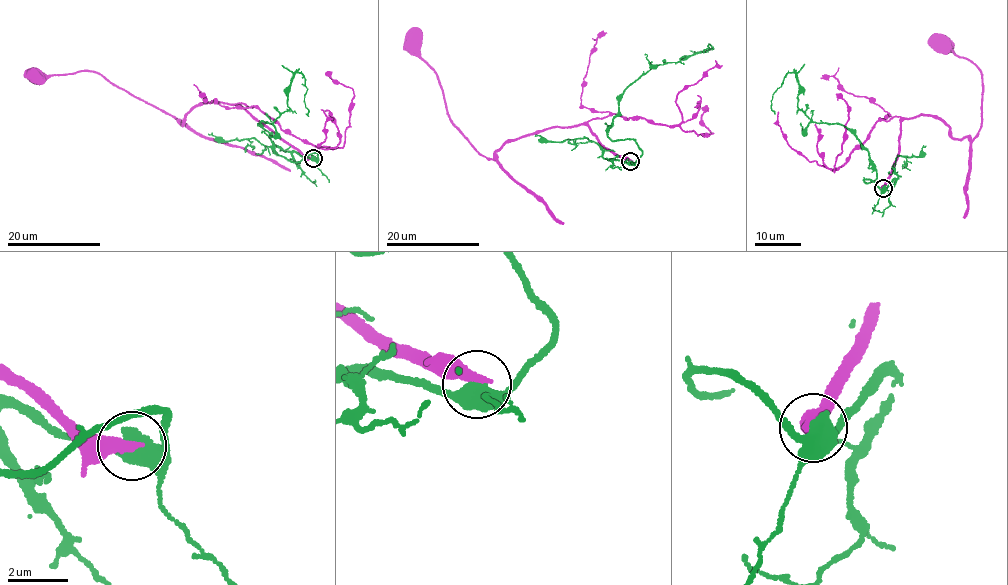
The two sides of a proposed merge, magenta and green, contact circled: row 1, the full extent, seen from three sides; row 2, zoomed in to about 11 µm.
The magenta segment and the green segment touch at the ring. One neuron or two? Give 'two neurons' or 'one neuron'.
two neurons

